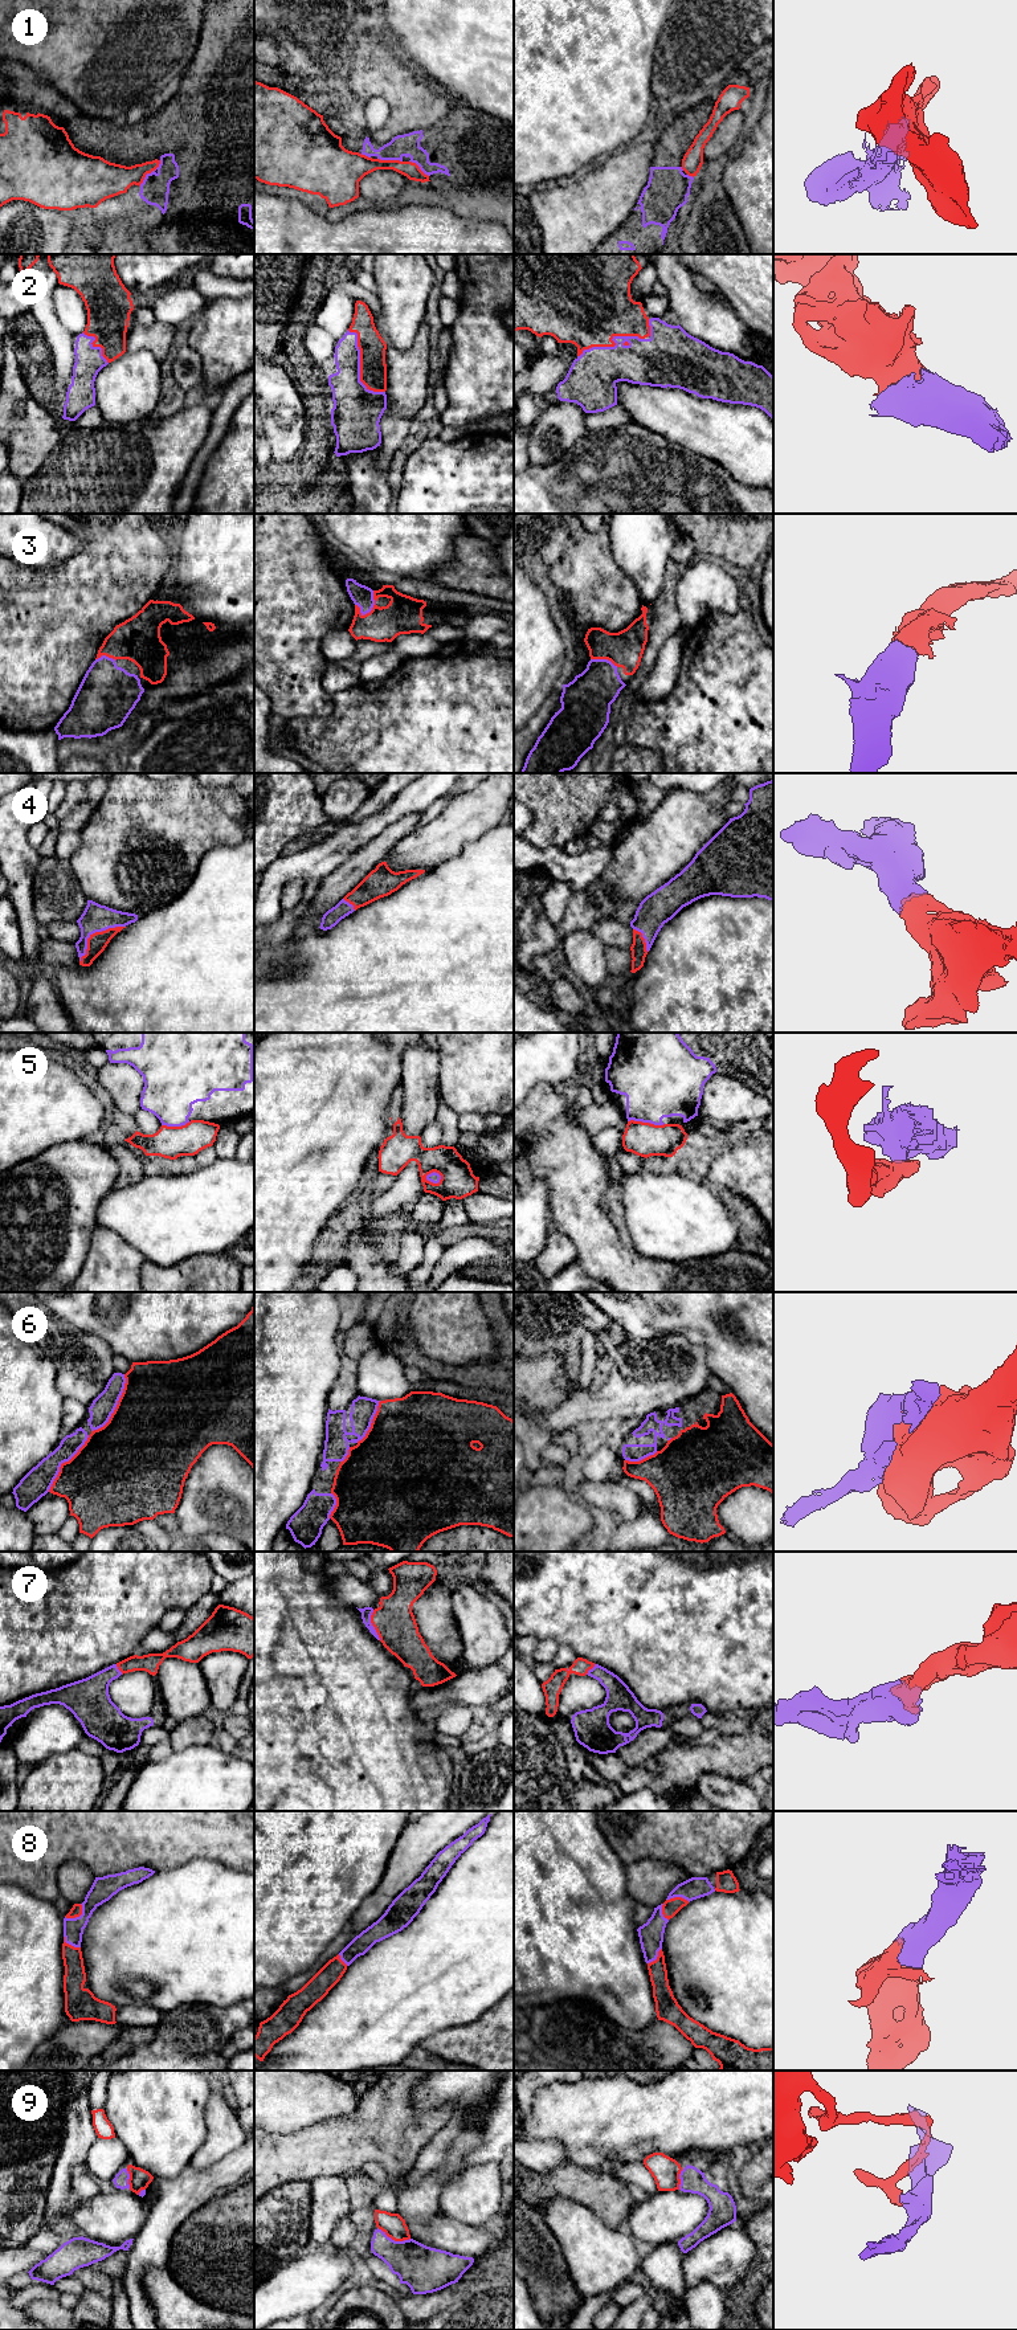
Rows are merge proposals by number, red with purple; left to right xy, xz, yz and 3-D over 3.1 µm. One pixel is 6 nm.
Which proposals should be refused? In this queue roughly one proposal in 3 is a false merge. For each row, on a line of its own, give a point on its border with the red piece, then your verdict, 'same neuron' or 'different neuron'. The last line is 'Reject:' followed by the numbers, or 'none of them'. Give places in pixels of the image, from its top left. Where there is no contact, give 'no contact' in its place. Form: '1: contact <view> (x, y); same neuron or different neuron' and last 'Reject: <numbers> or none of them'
1: contact xy (148, 172); different neuron
2: contact xz (360, 364); same neuron
3: contact xz (374, 605); same neuron
4: contact xy (96, 932); same neuron
5: contact yz (646, 1123); different neuron
6: contact xy (117, 1406); different neuron
7: contact xz (372, 1625); same neuron
8: contact xy (77, 1916); same neuron
9: contact xz (393, 2239); different neuron
Reject: 1, 5, 6, 9

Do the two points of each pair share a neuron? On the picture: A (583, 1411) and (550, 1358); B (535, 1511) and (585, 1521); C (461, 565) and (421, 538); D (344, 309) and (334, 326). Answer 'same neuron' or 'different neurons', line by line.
A: different neurons
B: same neuron
C: different neurons
D: same neuron

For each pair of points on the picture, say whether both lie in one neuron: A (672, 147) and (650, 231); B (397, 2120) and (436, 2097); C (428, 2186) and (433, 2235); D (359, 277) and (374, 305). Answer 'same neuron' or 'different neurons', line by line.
A: same neuron
B: different neurons
C: different neurons
D: different neurons

